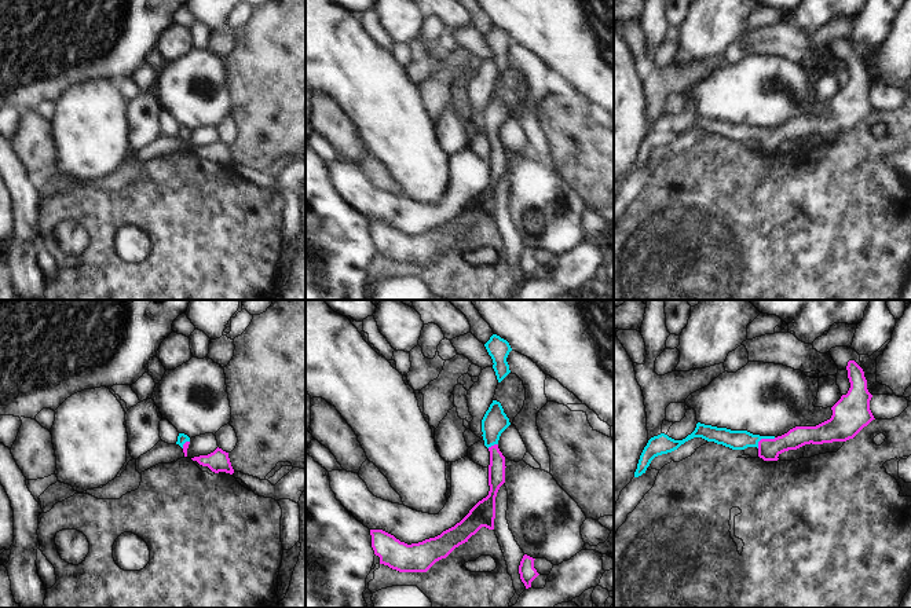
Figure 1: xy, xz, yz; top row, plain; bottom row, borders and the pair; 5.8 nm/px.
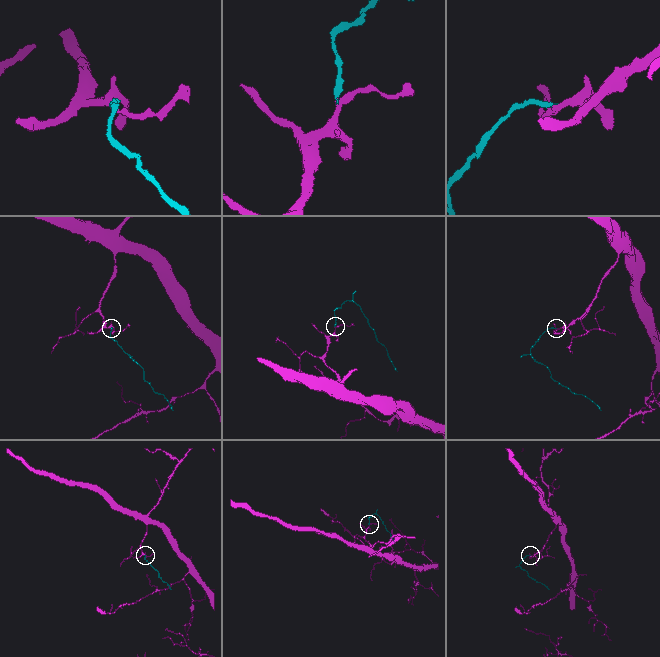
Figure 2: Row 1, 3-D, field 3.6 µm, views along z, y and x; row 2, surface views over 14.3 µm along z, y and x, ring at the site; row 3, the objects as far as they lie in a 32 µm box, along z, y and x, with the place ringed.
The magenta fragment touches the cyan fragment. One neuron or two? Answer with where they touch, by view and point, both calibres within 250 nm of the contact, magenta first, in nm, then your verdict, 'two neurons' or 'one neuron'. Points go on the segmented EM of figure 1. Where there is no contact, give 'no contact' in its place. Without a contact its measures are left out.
meets magenta in yz at (764, 439); 130 nm thick on the magenta side, 110 nm on the other; one neuron

